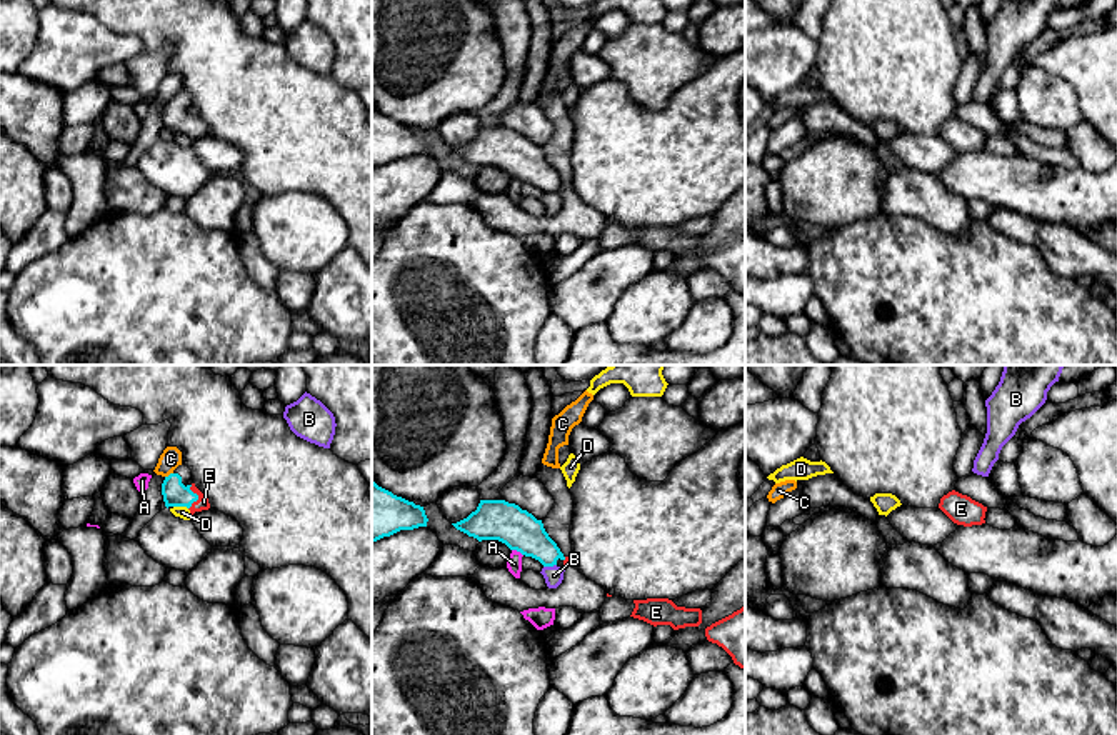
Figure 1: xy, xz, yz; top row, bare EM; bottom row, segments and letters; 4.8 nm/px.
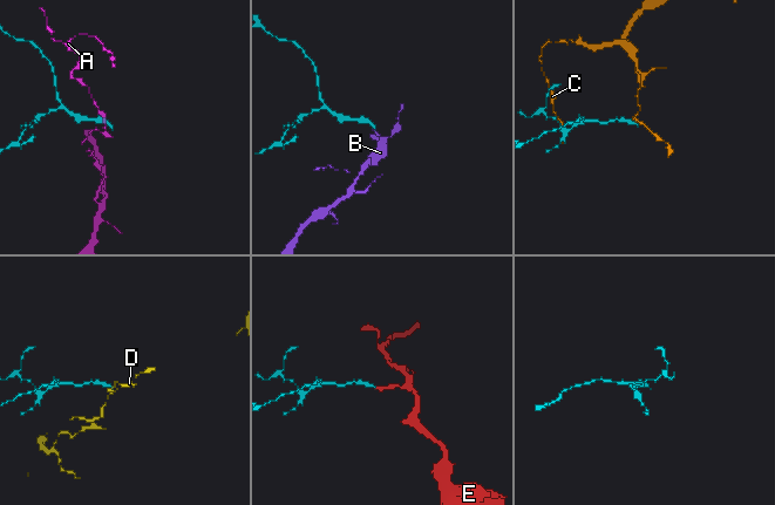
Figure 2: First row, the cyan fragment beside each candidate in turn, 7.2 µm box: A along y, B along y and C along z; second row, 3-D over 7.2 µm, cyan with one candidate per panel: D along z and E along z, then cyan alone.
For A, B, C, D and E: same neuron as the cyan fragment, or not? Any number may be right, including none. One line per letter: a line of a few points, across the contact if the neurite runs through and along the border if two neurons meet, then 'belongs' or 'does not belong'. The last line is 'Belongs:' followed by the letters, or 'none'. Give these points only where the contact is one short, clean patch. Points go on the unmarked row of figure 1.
A: line xz (512, 175), (522, 182); does not belong
B: line xz (555, 190), (544, 194); does not belong
C: line xy (172, 99), (165, 104); does not belong
D: line xy (174, 132), (187, 135); does not belong
E: line xy (175, 120), (197, 124), (202, 130); belongs
Belongs: E

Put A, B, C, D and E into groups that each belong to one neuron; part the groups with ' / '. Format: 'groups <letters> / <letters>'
groups A / B / C / D / E

